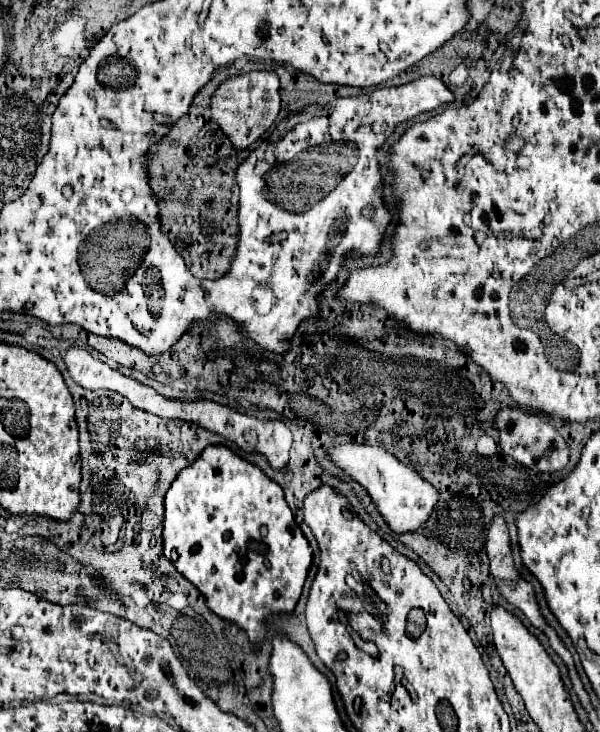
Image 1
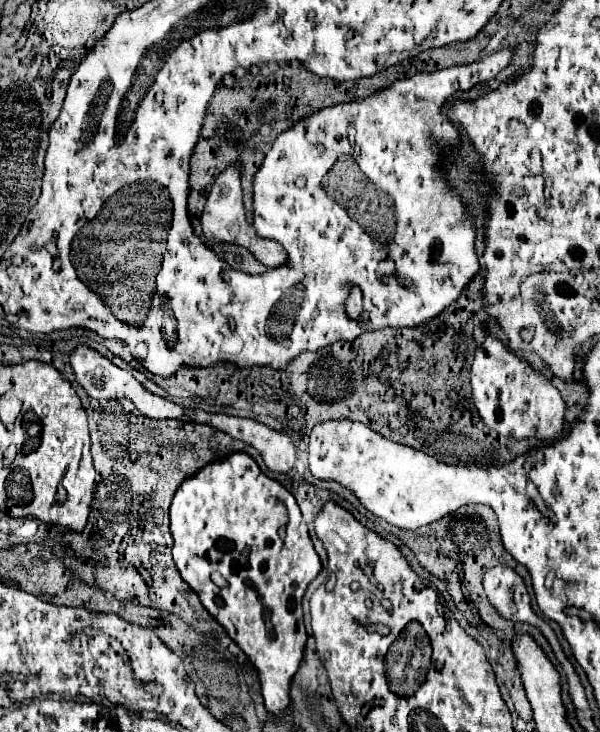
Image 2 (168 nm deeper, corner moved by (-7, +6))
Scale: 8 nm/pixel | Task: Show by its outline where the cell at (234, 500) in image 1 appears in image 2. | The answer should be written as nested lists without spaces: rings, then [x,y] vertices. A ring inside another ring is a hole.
[[[235,453],[209,463],[195,475],[189,475],[173,497],[169,519],[175,541],[173,561],[181,577],[199,593],[207,611],[225,627],[229,637],[247,653],[259,671],[267,709],[275,715],[283,713],[289,707],[289,683],[299,667],[307,639],[301,599],[307,585],[321,571],[321,559],[313,547],[295,497],[281,483],[269,479],[253,457]],[[213,571],[223,573],[229,585],[217,587],[211,581]]]

